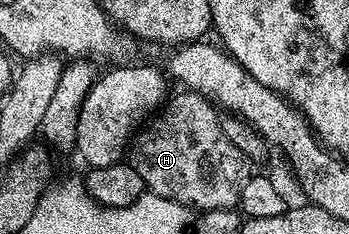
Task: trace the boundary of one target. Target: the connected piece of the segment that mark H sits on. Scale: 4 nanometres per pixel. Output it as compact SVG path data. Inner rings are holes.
M188 89L178 92L136 132L128 162L154 195L174 199L198 212L236 208L243 182L243 175L237 172L238 151L222 134L218 112L211 109L208 99Z

